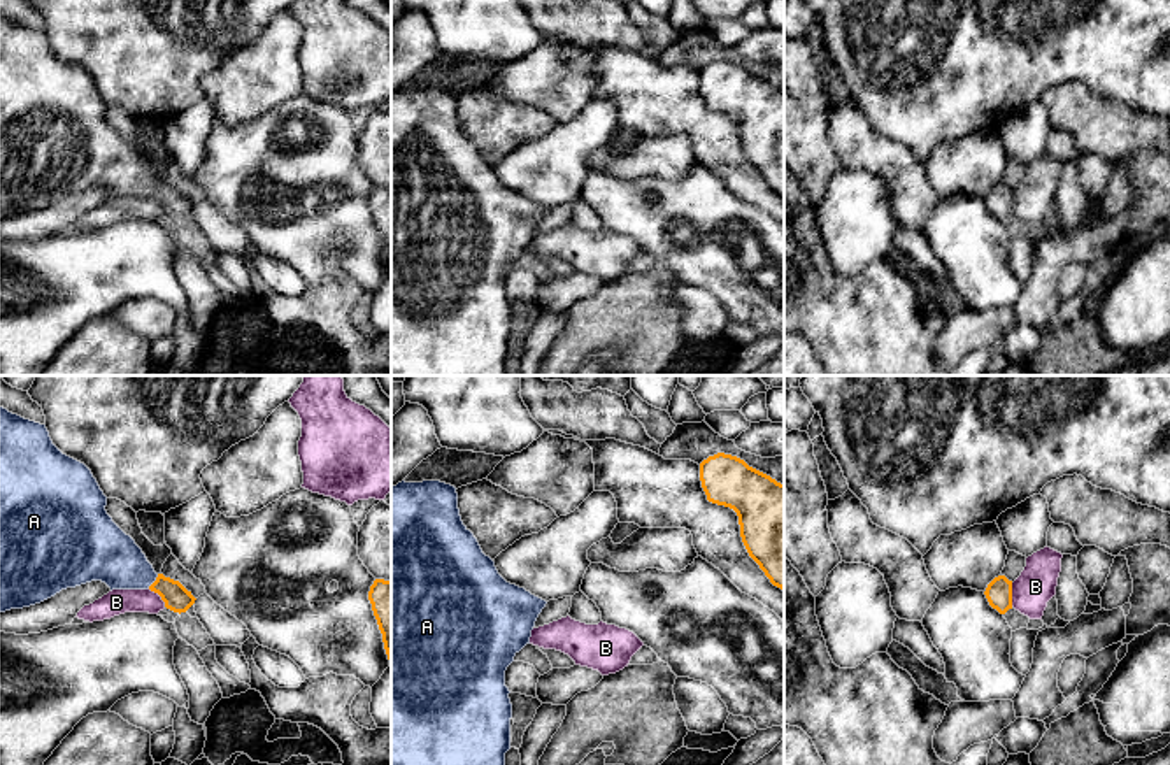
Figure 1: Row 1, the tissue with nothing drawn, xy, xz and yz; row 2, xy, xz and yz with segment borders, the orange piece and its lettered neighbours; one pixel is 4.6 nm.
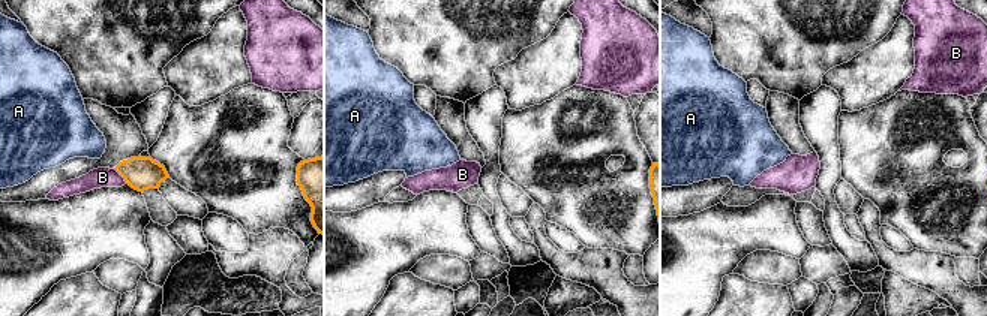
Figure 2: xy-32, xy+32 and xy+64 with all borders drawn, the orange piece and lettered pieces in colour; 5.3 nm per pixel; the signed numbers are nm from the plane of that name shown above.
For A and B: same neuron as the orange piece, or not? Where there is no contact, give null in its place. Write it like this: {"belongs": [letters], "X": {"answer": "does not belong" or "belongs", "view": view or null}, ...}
{"belongs": ["A"], "A": {"answer": "belongs", "view": "xy"}, "B": {"answer": "does not belong", "view": "yz"}}

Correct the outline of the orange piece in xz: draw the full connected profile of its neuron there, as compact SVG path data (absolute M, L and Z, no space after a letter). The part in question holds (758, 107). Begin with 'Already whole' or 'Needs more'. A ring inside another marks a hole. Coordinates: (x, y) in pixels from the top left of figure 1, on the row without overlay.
Already whole. M724 60L700 70L700 88L709 109L737 119L749 163L784 198L784 91Z

